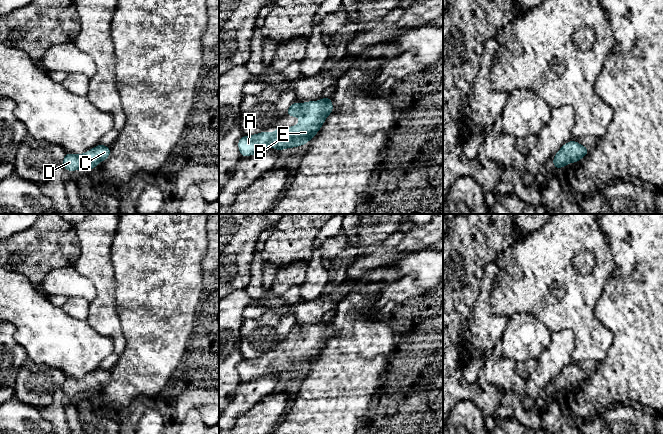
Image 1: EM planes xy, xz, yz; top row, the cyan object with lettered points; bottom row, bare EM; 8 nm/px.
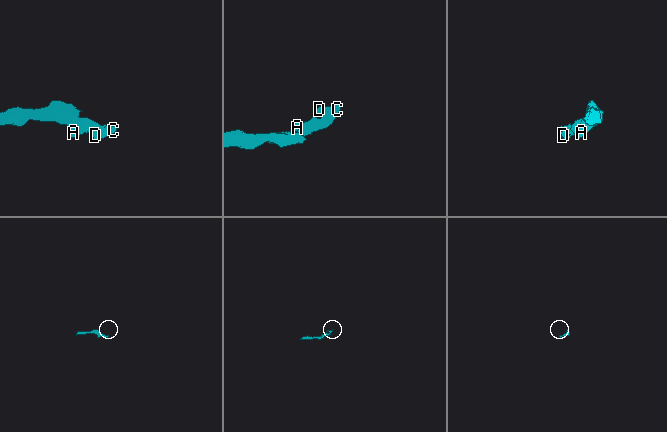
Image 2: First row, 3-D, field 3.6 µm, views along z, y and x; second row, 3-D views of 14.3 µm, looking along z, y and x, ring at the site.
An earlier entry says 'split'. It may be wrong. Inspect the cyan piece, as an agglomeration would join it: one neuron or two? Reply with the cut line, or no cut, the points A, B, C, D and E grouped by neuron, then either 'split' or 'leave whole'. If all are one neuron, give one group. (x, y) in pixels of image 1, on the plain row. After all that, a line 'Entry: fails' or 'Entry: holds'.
no cut | A B C D E | leave whole
Entry: fails

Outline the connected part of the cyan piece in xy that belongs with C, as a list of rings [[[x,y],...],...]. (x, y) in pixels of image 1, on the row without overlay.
[[[98,368],[84,378],[76,379],[66,376],[62,390],[66,395],[73,396],[81,393],[83,395],[93,394],[97,388],[108,383],[111,379],[109,370]]]

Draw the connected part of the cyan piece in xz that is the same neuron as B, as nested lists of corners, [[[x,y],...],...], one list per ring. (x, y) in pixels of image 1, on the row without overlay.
[[[328,319],[320,325],[307,325],[303,328],[294,325],[285,340],[301,339],[300,347],[294,351],[277,350],[273,358],[263,355],[250,360],[243,359],[237,366],[241,382],[261,377],[270,370],[280,376],[282,373],[306,369],[319,356],[333,334],[334,330]]]

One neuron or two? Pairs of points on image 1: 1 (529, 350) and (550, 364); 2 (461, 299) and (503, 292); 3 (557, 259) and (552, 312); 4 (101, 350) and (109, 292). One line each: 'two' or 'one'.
1: two
2: two
3: one
4: two

